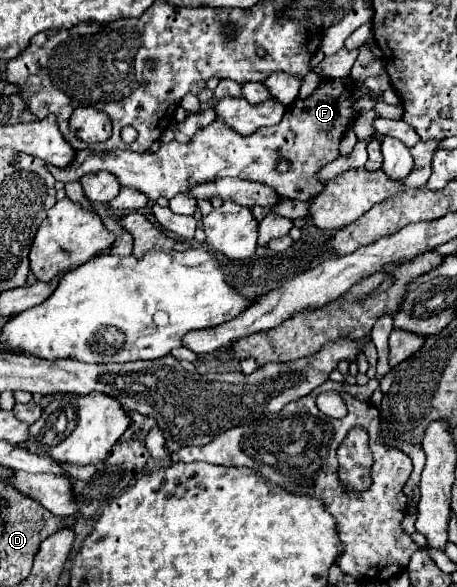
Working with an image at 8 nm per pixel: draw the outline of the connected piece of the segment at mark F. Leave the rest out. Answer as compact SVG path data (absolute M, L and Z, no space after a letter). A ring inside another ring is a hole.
M344 78L344 80L322 80L318 84L318 88L312 92L312 96L308 96L306 100L296 100L294 104L290 104L286 108L284 120L276 126L268 126L268 128L260 128L256 130L252 136L240 136L238 132L234 132L228 124L224 124L222 120L214 120L210 126L204 126L202 130L198 130L190 142L186 144L178 144L176 140L162 144L158 152L154 154L140 154L140 152L132 152L132 150L110 150L110 152L90 152L88 150L80 150L74 158L74 162L68 168L50 168L54 178L60 182L76 182L82 176L90 174L90 172L100 172L100 170L108 170L112 172L122 186L132 186L144 194L148 194L150 200L158 200L160 196L166 196L168 200L174 198L176 194L182 194L186 190L192 190L196 184L204 184L204 182L214 182L216 178L226 178L226 176L236 176L236 178L244 178L244 180L254 180L266 186L272 186L282 198L290 198L290 200L312 200L316 198L322 190L324 190L324 182L318 178L318 170L330 162L334 162L338 158L338 144L342 140L342 132L346 132L352 126L352 120L356 116L354 110L354 94L356 84L352 84L352 78ZM278 160L288 160L290 162L290 170L288 174L278 174L276 164Z

